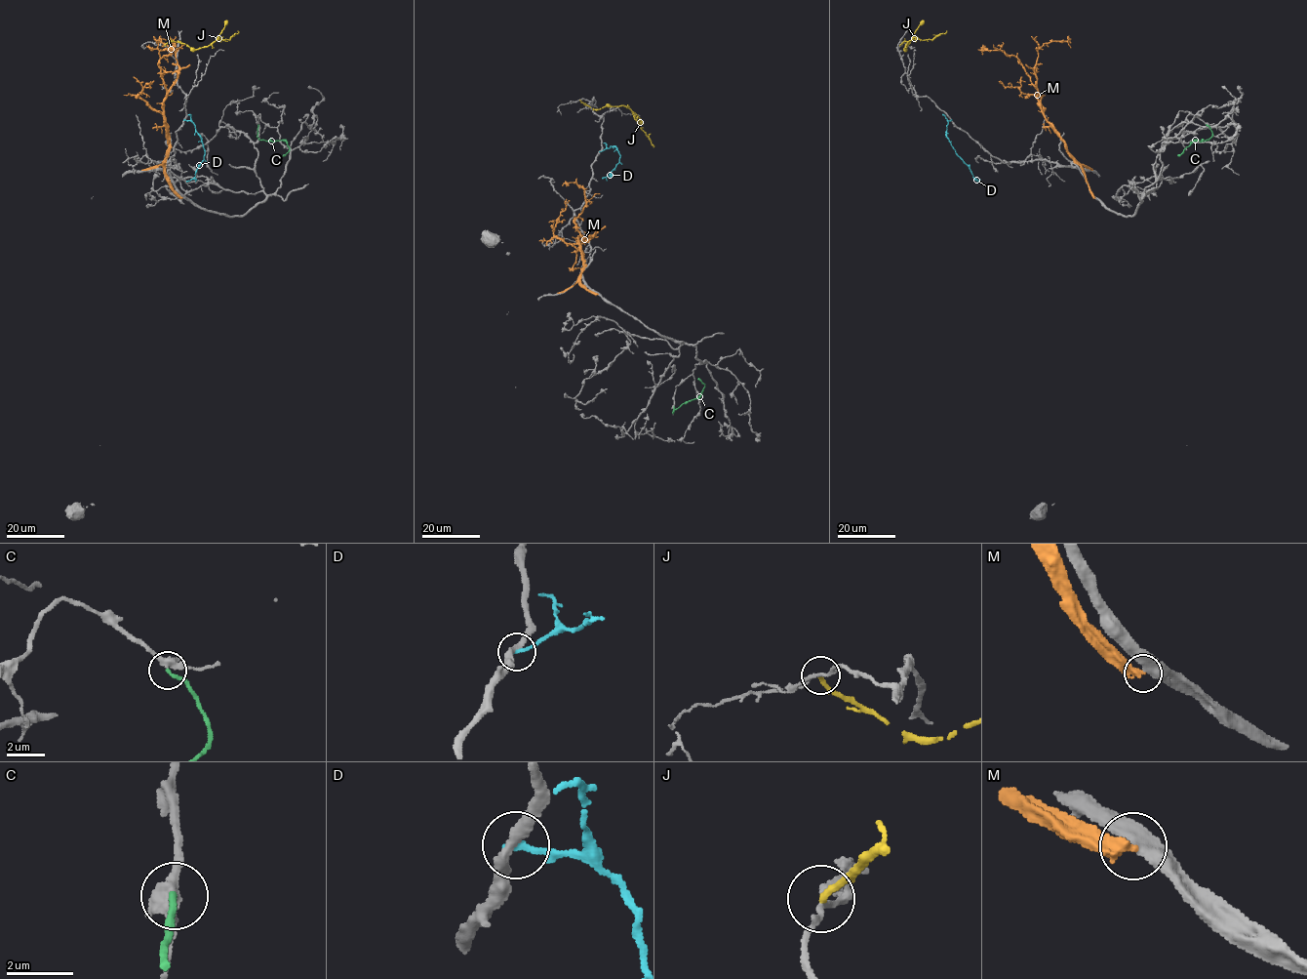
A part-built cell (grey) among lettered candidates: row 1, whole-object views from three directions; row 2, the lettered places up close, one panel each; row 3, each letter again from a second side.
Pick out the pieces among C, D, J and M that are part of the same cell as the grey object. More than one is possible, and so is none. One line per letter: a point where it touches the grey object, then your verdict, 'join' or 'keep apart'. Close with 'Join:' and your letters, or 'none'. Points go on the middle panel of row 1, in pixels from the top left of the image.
C: (674, 406) | join
D: (600, 151) | keep apart
J: (580, 100) | keep apart
M: (597, 294) | keep apart
Join: C

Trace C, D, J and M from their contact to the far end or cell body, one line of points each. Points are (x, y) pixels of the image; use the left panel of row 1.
C: (258, 125), (259, 139), (285, 141), (289, 151), (283, 155)
D: (184, 119), (195, 126), (205, 152), (195, 176), (186, 182)
J: (165, 45), (179, 42), (195, 49), (210, 46), (218, 37), (229, 40), (238, 30)
M: (182, 197), (171, 184), (165, 166), (169, 125), (163, 110), (166, 88), (159, 60), (170, 52), (146, 46)

